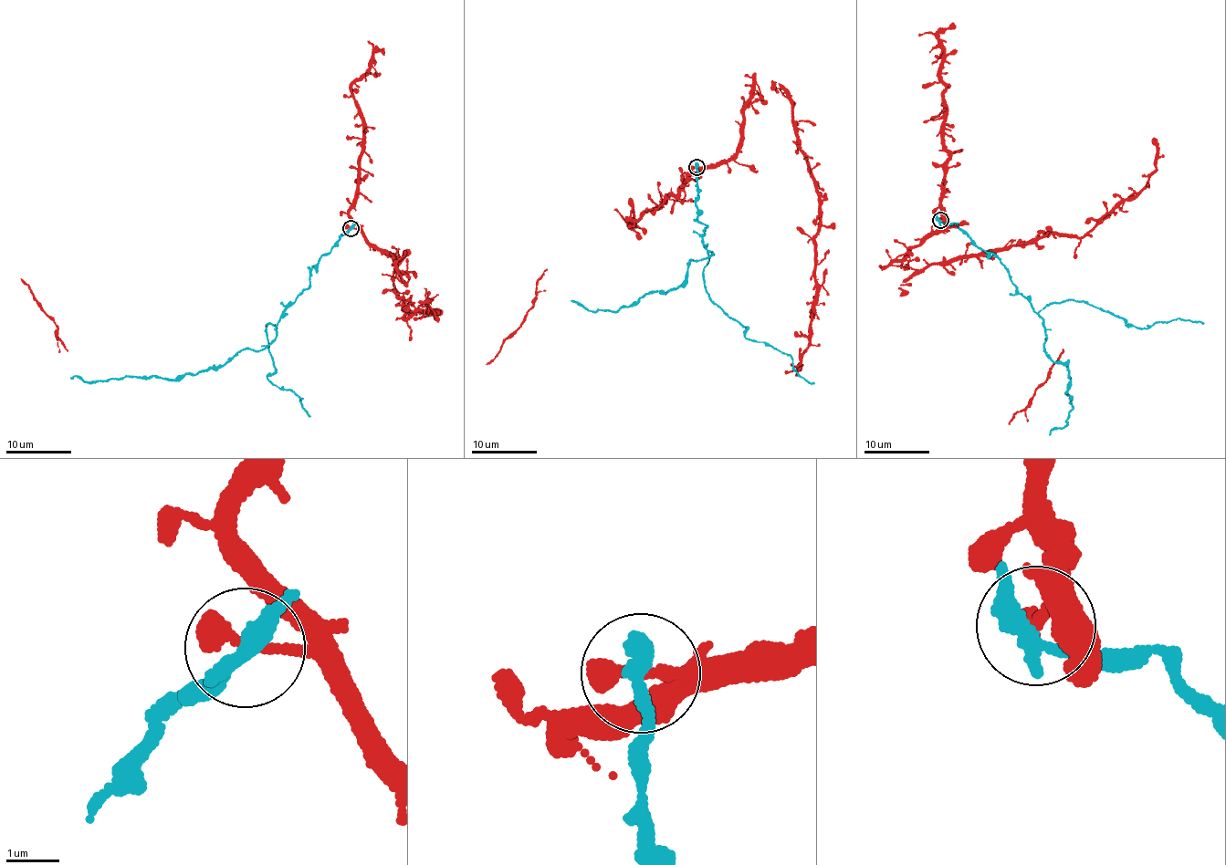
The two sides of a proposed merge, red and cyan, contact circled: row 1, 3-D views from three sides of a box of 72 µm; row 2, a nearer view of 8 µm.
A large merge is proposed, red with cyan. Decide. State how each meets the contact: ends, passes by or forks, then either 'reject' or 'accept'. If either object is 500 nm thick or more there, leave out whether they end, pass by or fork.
red ends there; cyan passes by; reject

